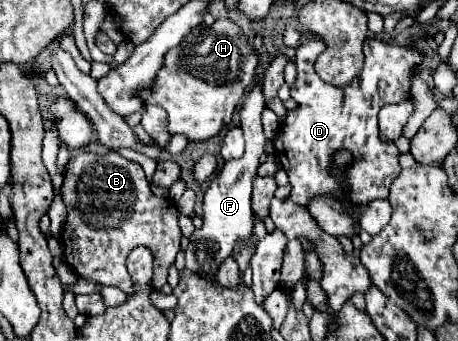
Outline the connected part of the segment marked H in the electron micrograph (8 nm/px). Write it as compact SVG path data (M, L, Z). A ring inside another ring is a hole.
M217 19L209 27L191 29L191 33L181 41L181 45L169 49L163 69L159 69L155 77L155 85L151 85L149 91L139 93L139 97L145 105L159 105L167 111L167 127L173 135L185 135L187 141L205 141L217 135L223 129L223 125L231 123L239 99L253 83L257 63L259 59L253 47L249 45L247 37L239 31L239 27L227 19Z

